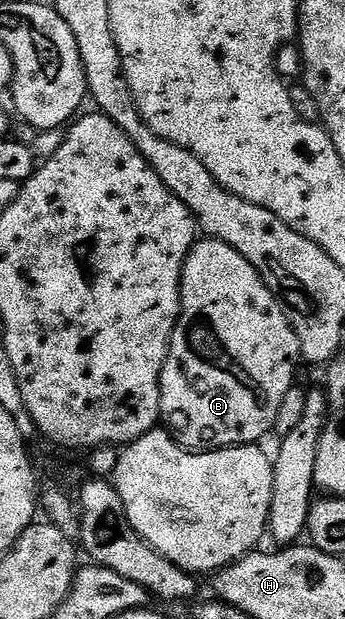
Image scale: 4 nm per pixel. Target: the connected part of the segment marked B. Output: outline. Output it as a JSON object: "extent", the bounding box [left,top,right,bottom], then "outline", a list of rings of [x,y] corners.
{"extent":[161,238,300,450],"outline":[[[208,238],[198,239],[189,251],[189,256],[185,259],[185,265],[181,271],[181,316],[173,331],[173,337],[169,343],[169,353],[161,371],[161,415],[164,423],[170,424],[168,427],[177,443],[186,450],[216,450],[243,444],[256,445],[261,442],[265,435],[273,432],[273,423],[279,414],[279,406],[283,402],[283,397],[286,396],[287,390],[291,390],[295,386],[293,375],[297,372],[300,355],[299,338],[295,334],[293,324],[289,321],[281,301],[265,285],[265,280],[255,270],[255,266],[251,266],[251,262],[247,262],[247,258],[243,258],[243,254],[239,254],[223,242]]]}

